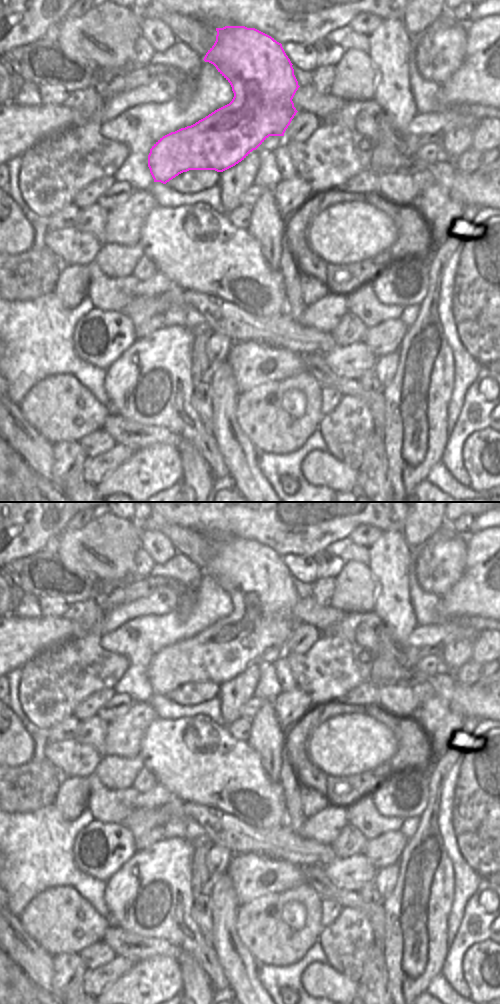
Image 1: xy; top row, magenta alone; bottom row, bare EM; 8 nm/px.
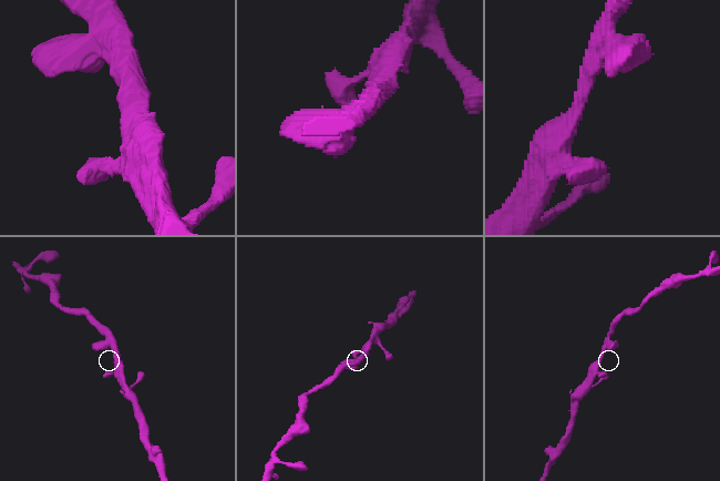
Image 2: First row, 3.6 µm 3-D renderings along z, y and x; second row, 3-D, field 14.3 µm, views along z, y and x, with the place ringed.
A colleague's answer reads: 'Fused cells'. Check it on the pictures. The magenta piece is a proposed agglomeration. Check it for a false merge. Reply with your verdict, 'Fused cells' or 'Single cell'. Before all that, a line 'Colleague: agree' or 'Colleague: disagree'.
Colleague: disagree
Single cell.

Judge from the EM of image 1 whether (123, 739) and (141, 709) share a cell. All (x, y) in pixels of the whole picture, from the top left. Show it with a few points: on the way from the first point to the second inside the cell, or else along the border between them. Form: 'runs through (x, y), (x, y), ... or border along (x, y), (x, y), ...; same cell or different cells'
runs through (126, 732), (139, 716); same cell

